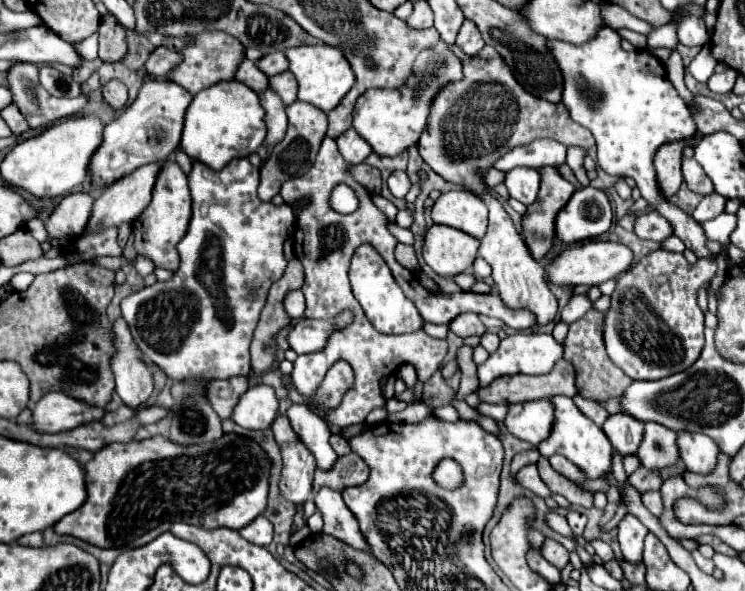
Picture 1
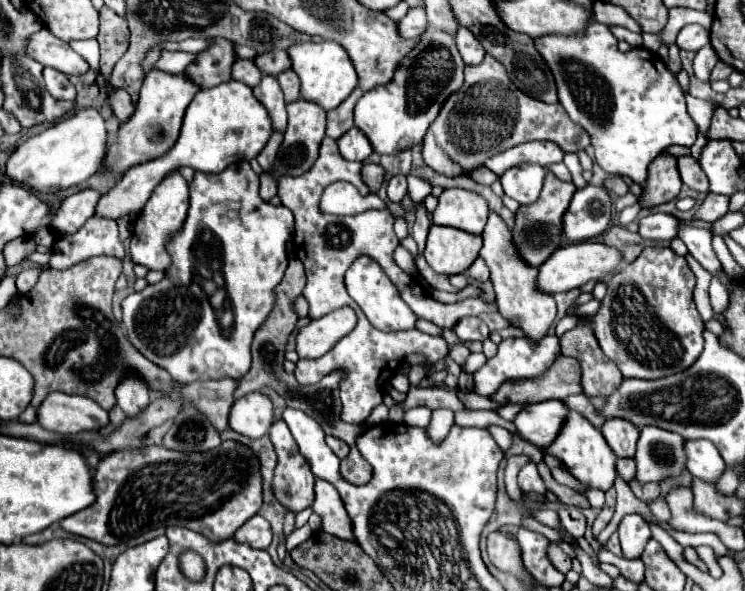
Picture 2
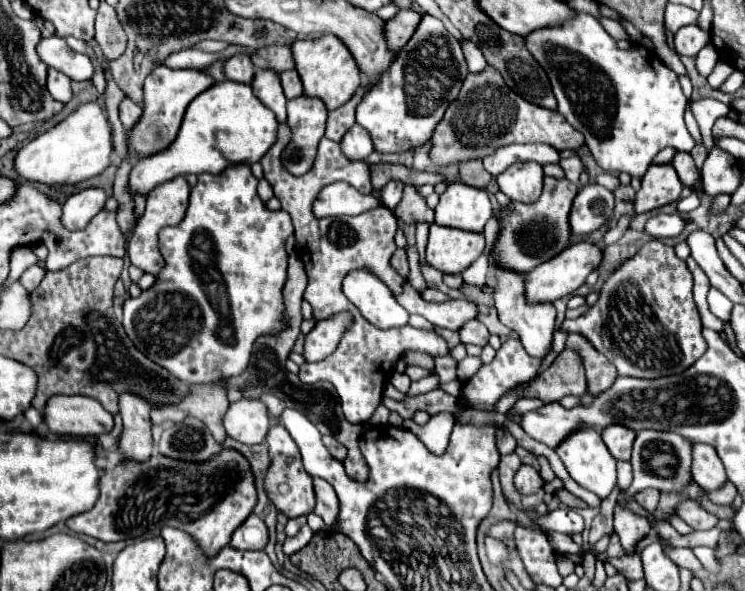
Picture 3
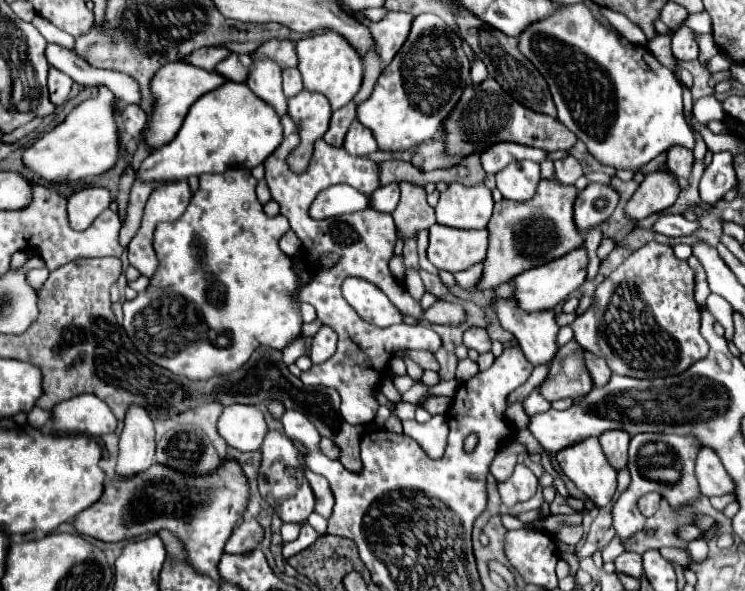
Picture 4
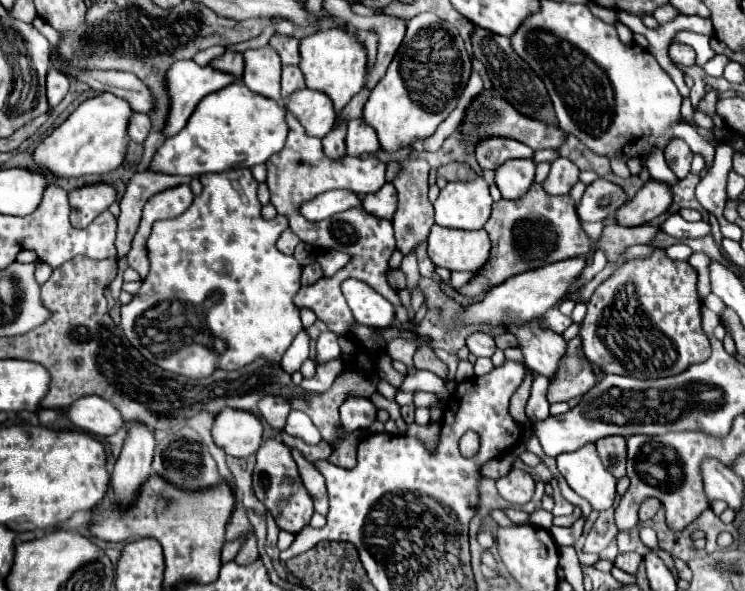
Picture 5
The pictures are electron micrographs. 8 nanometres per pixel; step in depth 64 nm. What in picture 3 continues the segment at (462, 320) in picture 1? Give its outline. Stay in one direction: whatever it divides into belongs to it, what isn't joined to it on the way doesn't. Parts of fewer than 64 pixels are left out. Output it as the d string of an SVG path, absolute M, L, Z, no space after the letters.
M478 318L468 320L458 332L460 332L460 340L464 344L478 344L478 346L486 346L488 344L490 332Z

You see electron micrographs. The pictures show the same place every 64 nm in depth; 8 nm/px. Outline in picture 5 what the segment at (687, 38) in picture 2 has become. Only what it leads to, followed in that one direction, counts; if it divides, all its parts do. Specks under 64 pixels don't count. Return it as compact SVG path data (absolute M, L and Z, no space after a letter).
M672 42L668 52L670 52L672 62L678 64L678 66L692 66L694 60L696 60L694 48L688 46L688 44L682 44L682 42Z

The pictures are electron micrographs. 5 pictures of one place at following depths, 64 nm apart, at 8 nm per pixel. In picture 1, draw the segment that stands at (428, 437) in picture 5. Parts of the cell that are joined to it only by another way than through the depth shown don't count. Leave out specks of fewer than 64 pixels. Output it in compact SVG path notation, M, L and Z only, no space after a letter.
M442 406L442 408L436 408L434 410L434 416L438 416L438 418L442 418L442 420L448 420L448 422L454 422L454 420L458 420L460 418L460 414L458 414L458 410L454 408L454 406Z

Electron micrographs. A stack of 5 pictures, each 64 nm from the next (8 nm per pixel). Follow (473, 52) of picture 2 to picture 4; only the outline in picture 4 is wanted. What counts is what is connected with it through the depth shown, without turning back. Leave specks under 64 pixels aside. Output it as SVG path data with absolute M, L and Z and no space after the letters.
M474 54L472 58L472 84L480 84L480 80L484 80L488 76L486 66L480 62L480 56Z

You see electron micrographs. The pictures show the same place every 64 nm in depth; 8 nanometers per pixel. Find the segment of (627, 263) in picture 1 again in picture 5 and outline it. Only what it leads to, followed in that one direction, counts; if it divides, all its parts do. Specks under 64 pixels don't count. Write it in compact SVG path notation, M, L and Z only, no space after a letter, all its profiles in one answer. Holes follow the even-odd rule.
M576 256L576 258L560 260L560 262L546 264L542 268L528 270L524 274L512 276L506 282L494 286L494 290L490 290L480 302L468 306L462 322L464 324L490 322L490 324L504 326L506 322L526 322L526 320L540 318L546 310L550 310L552 306L556 306L556 304L560 304L564 300L568 288L578 280L578 276L582 274L584 268L586 268L584 258ZM480 312L494 312L494 314L480 314Z

